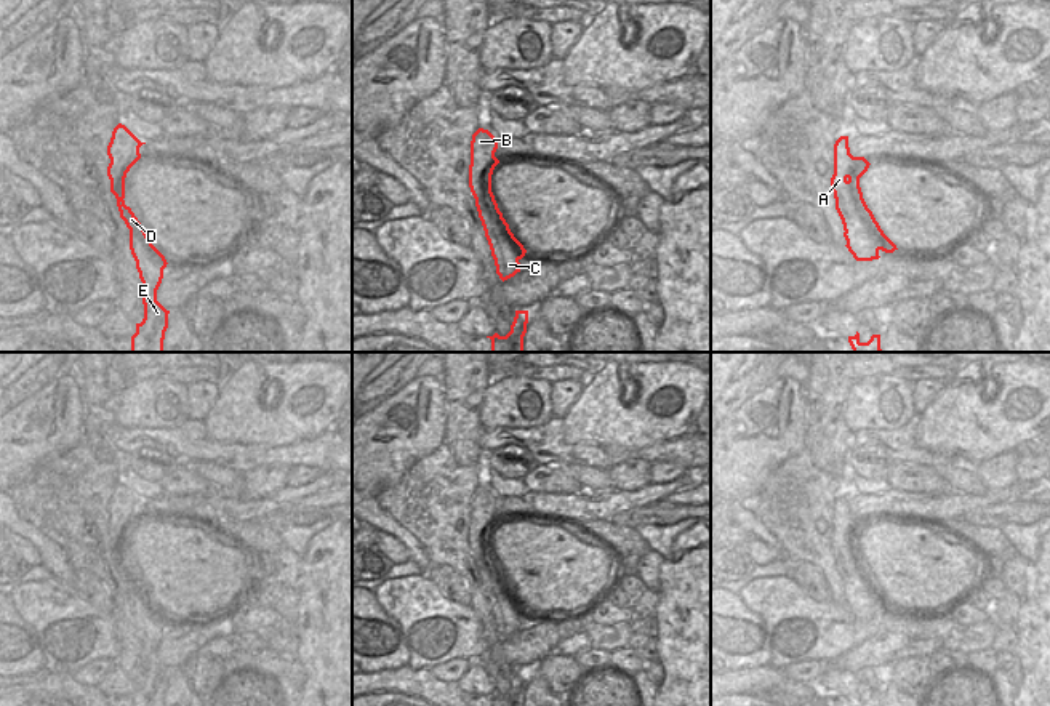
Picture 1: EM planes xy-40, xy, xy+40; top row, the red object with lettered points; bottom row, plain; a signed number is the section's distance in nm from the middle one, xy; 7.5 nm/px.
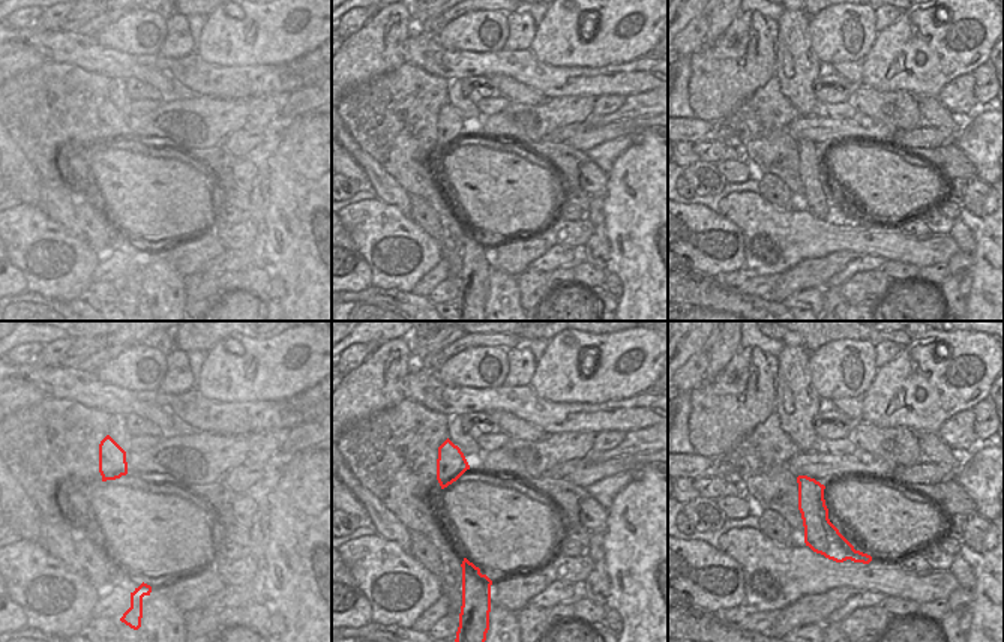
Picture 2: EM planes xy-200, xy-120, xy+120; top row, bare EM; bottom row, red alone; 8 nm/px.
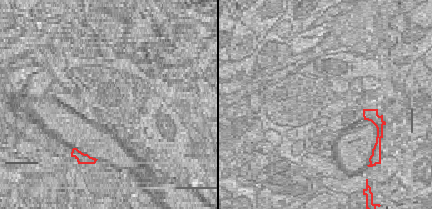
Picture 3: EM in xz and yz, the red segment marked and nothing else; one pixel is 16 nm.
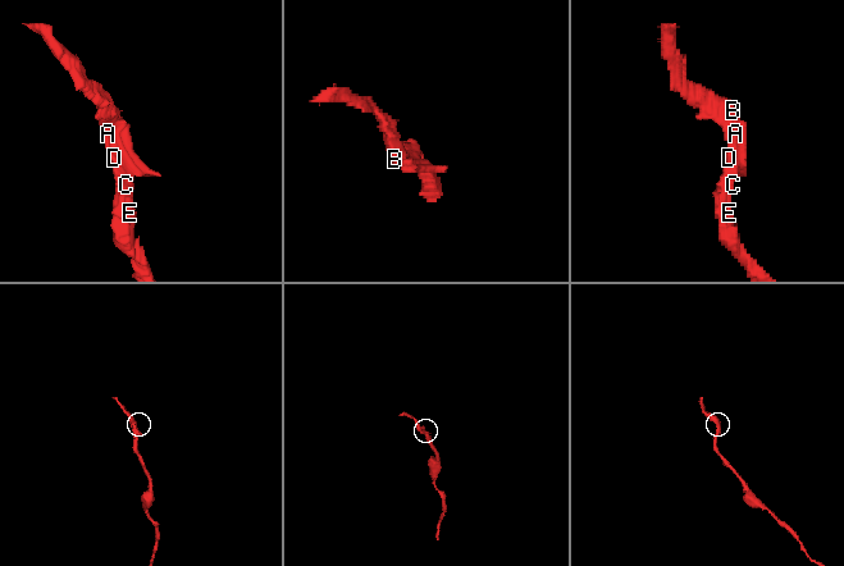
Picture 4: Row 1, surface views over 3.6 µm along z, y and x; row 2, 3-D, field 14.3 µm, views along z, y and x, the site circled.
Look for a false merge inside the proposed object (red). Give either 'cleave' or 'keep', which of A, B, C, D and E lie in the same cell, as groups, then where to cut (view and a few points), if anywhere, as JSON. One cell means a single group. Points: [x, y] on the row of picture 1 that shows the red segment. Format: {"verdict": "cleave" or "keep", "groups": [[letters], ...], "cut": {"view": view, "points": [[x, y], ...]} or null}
{"verdict": "keep", "groups": [["A", "B", "C", "D", "E"]], "cut": null}

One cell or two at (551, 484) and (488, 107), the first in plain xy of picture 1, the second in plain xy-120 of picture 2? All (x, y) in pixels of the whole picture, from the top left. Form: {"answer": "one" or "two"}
{"answer": "one"}

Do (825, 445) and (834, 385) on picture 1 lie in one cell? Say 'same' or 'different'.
same

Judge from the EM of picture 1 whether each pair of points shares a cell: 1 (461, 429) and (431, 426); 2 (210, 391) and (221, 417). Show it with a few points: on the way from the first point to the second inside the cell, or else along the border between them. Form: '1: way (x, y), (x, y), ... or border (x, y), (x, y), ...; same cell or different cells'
1: border (444, 389), (445, 439), (442, 442); different cells
2: border (220, 389), (204, 421); different cells

